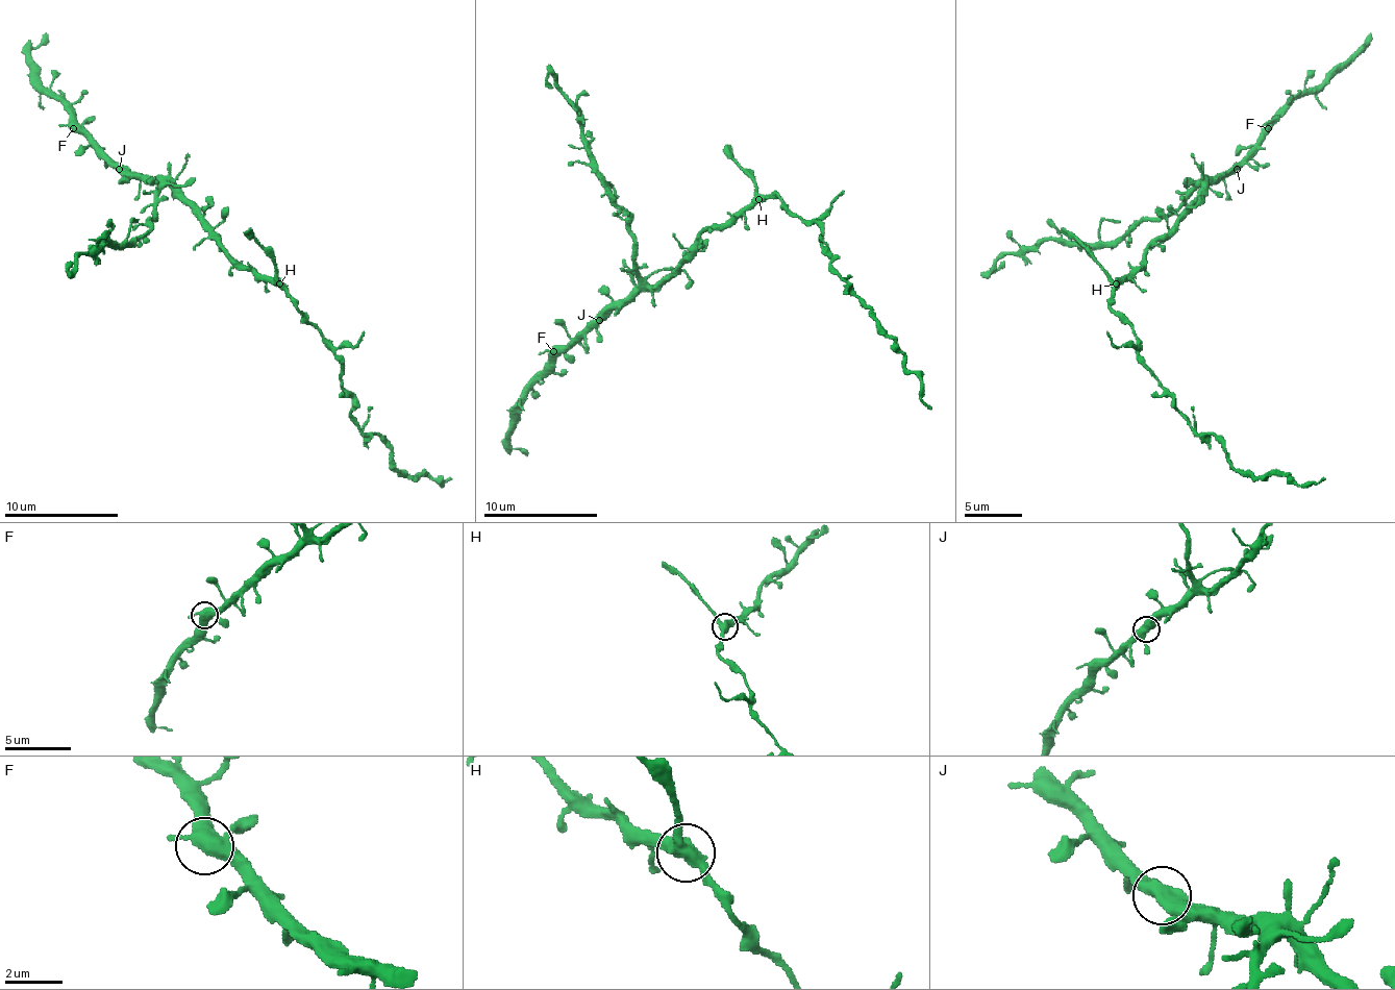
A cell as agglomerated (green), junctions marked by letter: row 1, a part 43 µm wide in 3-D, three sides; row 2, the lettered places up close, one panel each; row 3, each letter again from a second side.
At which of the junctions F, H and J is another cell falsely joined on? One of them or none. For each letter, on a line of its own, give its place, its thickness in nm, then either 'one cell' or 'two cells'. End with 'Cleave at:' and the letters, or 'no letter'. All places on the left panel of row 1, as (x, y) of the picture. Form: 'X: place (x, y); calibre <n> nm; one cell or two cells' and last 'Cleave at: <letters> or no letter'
F: place (73, 128); calibre 440 nm; one cell
H: place (279, 283); calibre 440 nm; two cells
J: place (119, 169); calibre 440 nm; one cell
Cleave at: H

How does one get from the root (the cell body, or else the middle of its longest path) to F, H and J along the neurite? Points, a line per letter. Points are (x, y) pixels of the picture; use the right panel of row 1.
F: (1134, 271), (1145, 261), (1145, 251), (1173, 226), (1202, 189), (1216, 177), (1225, 177), (1268, 128)
H: (1134, 271), (1116, 282)
J: (1134, 271), (1145, 261), (1145, 251), (1173, 226), (1207, 182), (1237, 169)

